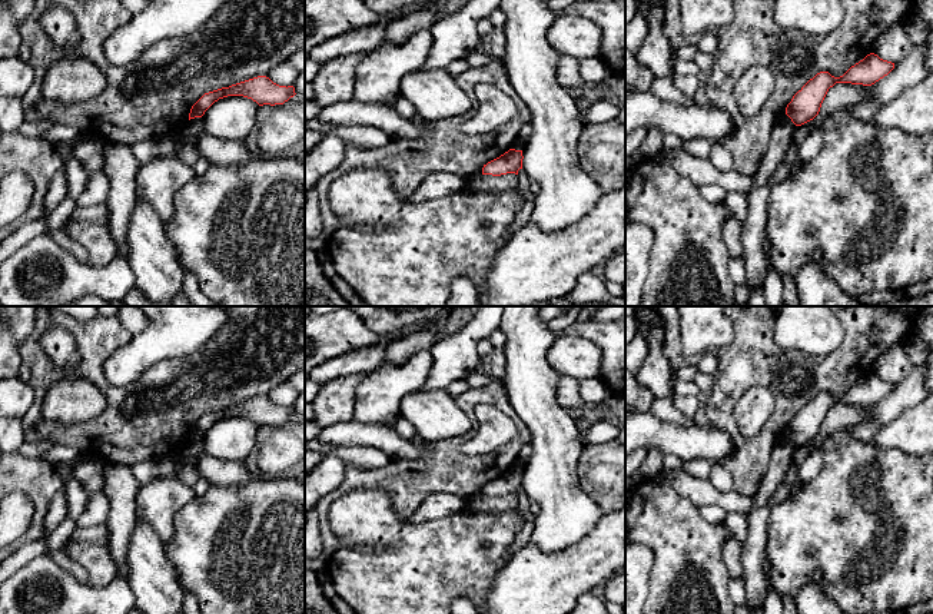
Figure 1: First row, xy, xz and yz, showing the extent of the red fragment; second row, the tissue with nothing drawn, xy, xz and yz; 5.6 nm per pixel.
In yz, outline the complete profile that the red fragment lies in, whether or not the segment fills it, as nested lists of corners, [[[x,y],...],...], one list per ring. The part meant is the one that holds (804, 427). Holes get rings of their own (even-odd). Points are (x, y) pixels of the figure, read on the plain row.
[[[870,374],[840,398],[834,398],[829,392],[820,392],[793,416],[786,428],[786,435],[796,447],[801,447],[819,435],[829,409],[836,404],[871,406],[893,389],[894,384]]]

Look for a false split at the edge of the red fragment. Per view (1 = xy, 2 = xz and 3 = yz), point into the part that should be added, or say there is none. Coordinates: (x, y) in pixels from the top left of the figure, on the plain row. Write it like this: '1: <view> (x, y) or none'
1: none
2: none
3: none

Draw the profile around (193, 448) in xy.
[[[195,438],[185,444],[180,451],[182,459],[197,469],[199,458],[205,452],[203,438]]]

